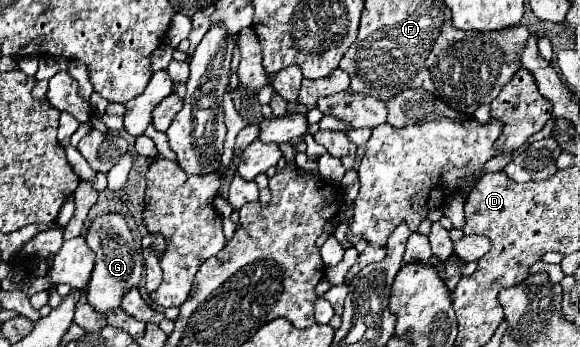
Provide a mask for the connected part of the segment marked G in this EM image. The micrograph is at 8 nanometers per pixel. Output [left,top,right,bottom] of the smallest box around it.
[85,212,143,314]

